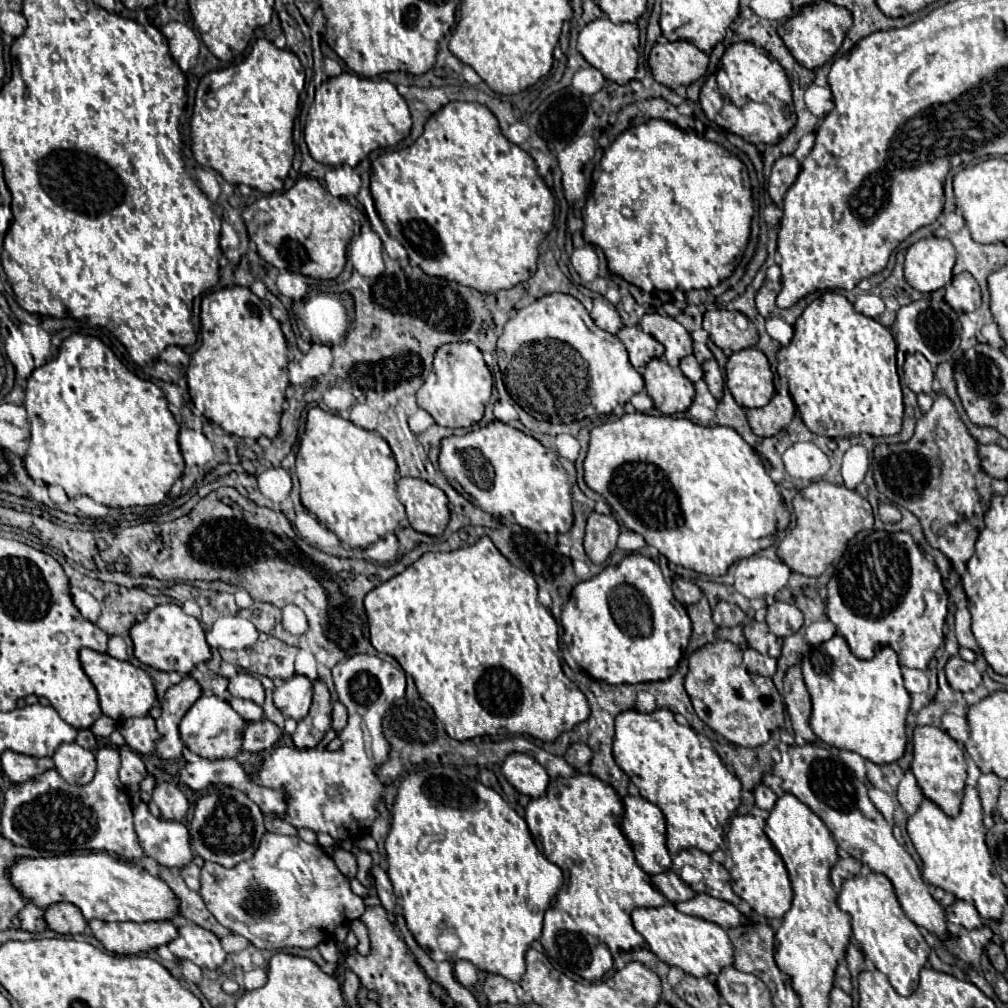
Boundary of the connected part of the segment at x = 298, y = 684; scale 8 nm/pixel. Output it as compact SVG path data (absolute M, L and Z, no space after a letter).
M292 676L274 690L276 708L294 720L302 720L312 704L312 682L306 676Z

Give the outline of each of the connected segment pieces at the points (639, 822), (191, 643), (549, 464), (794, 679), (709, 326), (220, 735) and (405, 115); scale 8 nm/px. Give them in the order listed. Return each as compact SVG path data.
M626 796L622 802L624 802L622 832L628 838L628 842L632 844L636 862L648 874L666 872L670 868L672 860L670 860L670 854L668 854L668 848L666 848L666 822L664 822L664 814L660 812L658 806L654 806L652 802L644 800L642 796Z
M164 604L150 610L142 622L136 622L130 628L130 638L134 642L134 656L142 664L164 672L176 670L180 674L188 674L196 664L208 662L212 658L198 618L184 614L178 604Z
M490 422L464 436L448 436L440 448L440 470L476 506L532 532L562 534L572 528L572 490L558 456L536 438L504 422Z
M800 664L792 666L786 672L784 678L784 702L786 702L786 710L790 714L792 720L792 728L796 732L796 736L804 738L804 742L816 742L816 734L810 728L810 694L806 690L806 684L802 680L802 670Z
M722 308L708 310L704 314L704 330L708 332L710 340L726 354L756 346L758 342L758 332L752 322L748 322L746 328L738 328L736 314Z
M200 696L190 710L184 714L180 722L180 736L184 746L198 754L200 758L208 760L220 760L220 758L234 758L242 748L242 732L244 732L244 720L240 714L232 710L232 706L218 696Z
M354 72L328 78L316 90L316 100L308 110L304 140L316 162L328 166L356 166L372 150L398 144L410 134L412 120L406 100L388 80L370 80Z

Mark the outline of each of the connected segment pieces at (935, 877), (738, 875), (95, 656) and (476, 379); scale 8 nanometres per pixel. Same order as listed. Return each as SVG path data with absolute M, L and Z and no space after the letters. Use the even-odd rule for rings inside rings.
M966 786L958 816L946 816L938 804L924 798L918 810L906 820L908 836L922 858L922 880L952 892L956 898L972 902L982 918L998 920L1006 906L1004 884L994 872L994 862L986 848L986 826L982 824L982 806L976 786Z
M744 814L734 816L728 830L728 860L724 862L726 870L732 876L734 892L746 900L754 912L766 918L782 918L792 904L792 886L788 878L788 870L764 834L764 818Z
M90 648L80 650L80 662L82 662L86 676L90 678L90 682L94 684L94 688L98 692L102 714L106 714L114 720L126 720L132 716L146 716L148 710L154 706L154 702L156 702L154 684L152 684L152 678L148 676L148 672L144 672L142 668L136 668L130 662L116 660L108 654L100 654Z
M472 342L444 344L434 354L434 368L418 390L418 406L424 408L440 426L470 428L484 416L484 406L492 396L492 372L482 352Z

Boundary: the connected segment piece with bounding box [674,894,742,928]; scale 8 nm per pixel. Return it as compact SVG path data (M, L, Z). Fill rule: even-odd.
M696 894L694 898L690 898L686 902L678 902L674 906L682 914L704 918L708 922L714 922L714 924L722 926L722 928L738 926L740 920L742 920L742 914L736 910L736 906L732 906L732 904L724 902L724 900L712 898L708 894Z

